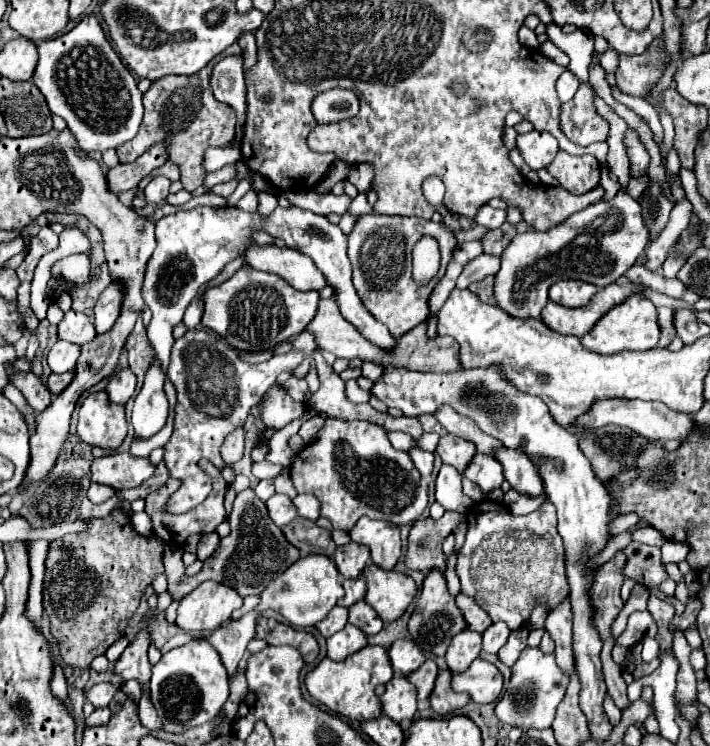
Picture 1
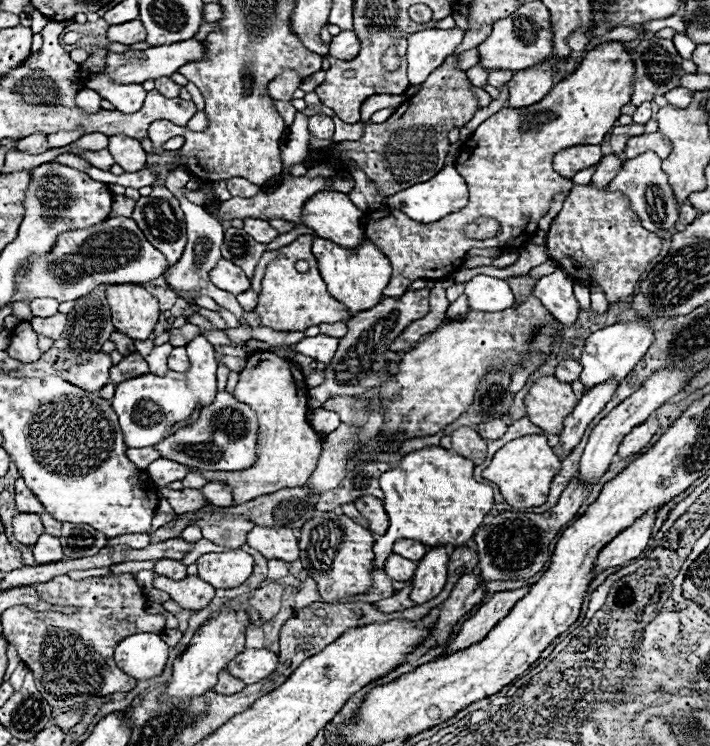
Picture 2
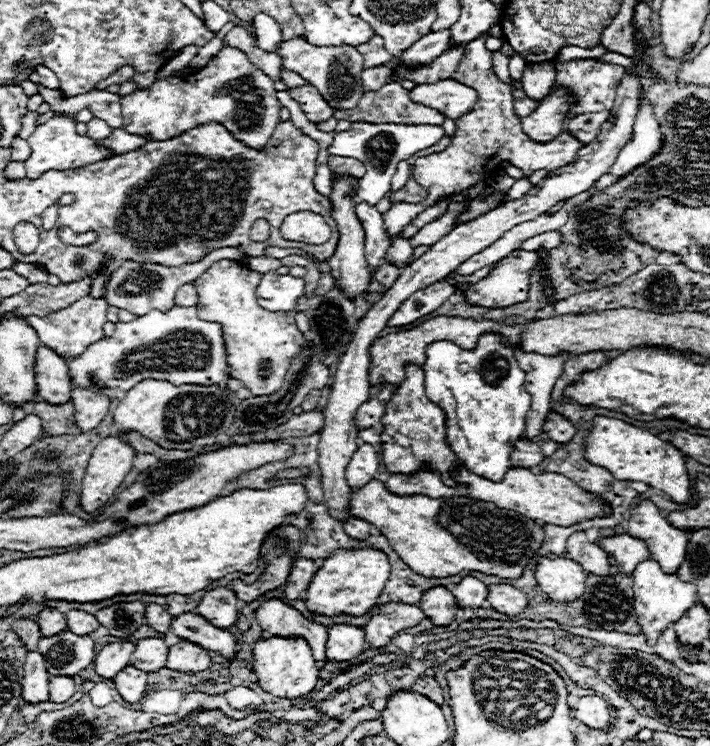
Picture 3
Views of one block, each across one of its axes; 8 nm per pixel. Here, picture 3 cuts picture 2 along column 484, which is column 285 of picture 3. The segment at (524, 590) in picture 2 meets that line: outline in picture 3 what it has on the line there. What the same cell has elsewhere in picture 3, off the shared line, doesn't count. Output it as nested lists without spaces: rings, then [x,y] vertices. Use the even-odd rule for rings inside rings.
[[[270,598],[262,602],[254,612],[254,618],[266,636],[304,638],[314,652],[314,660],[326,658],[328,628],[304,618],[296,608],[284,604],[280,598]]]

